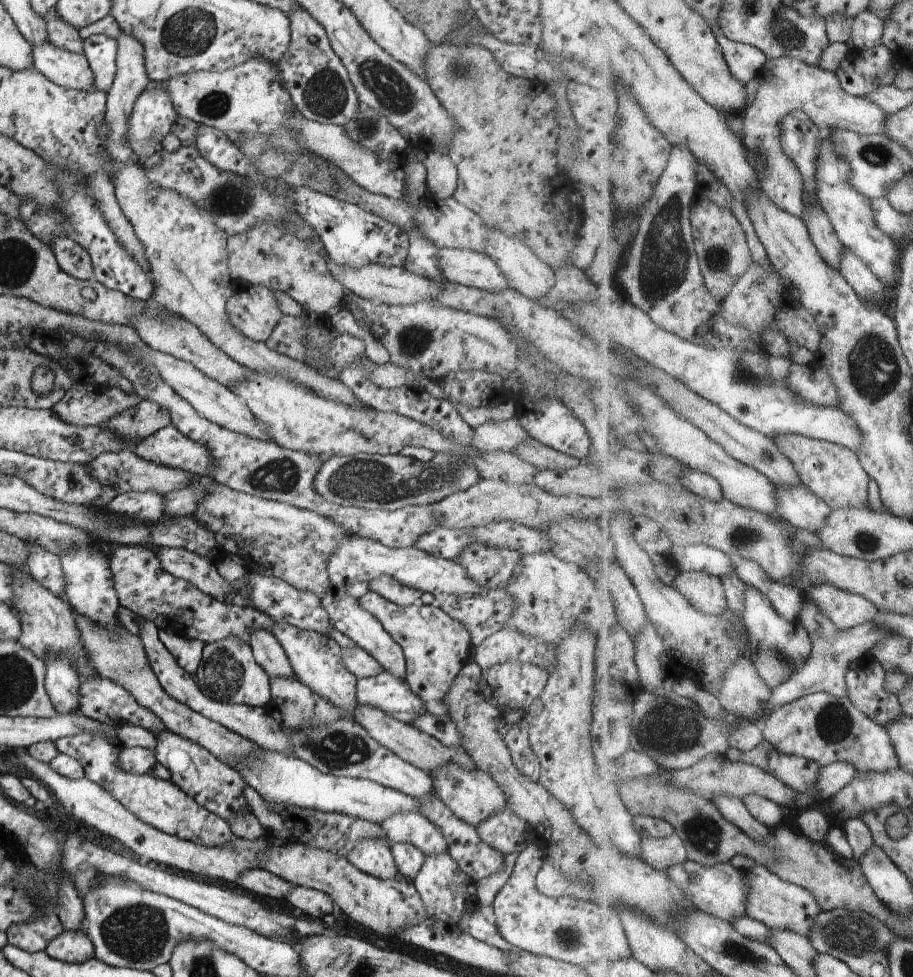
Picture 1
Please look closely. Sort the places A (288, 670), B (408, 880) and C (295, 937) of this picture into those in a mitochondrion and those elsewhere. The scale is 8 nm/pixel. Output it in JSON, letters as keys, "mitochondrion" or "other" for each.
{"A":"other","B":"other","C":"other"}

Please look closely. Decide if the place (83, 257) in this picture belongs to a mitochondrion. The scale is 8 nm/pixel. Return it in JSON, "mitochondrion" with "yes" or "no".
{"mitochondrion":"no"}

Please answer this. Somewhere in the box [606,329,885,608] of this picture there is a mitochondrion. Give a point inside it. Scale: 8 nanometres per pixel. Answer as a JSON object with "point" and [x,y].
{"point":[741,371]}

